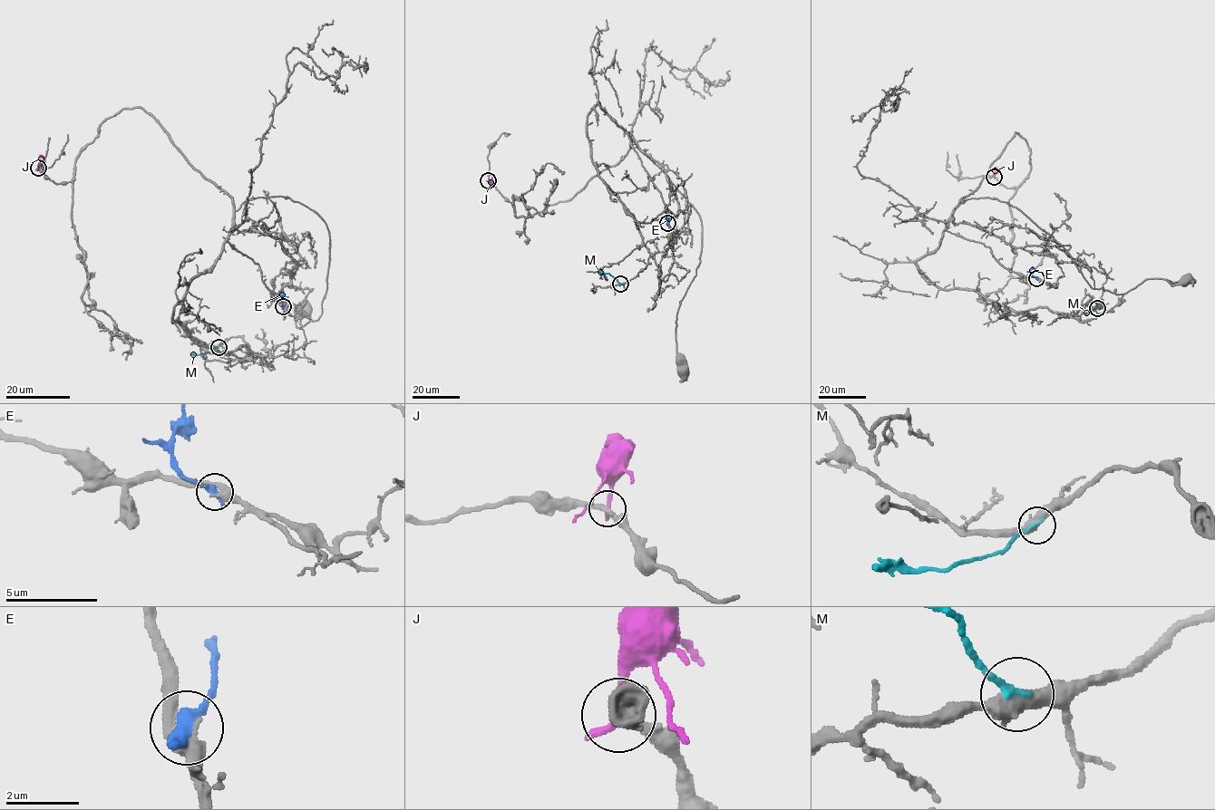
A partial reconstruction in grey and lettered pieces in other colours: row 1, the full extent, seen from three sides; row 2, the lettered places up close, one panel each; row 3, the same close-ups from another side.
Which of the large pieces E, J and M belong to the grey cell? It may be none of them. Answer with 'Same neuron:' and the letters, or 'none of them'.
Same neuron: none of them

